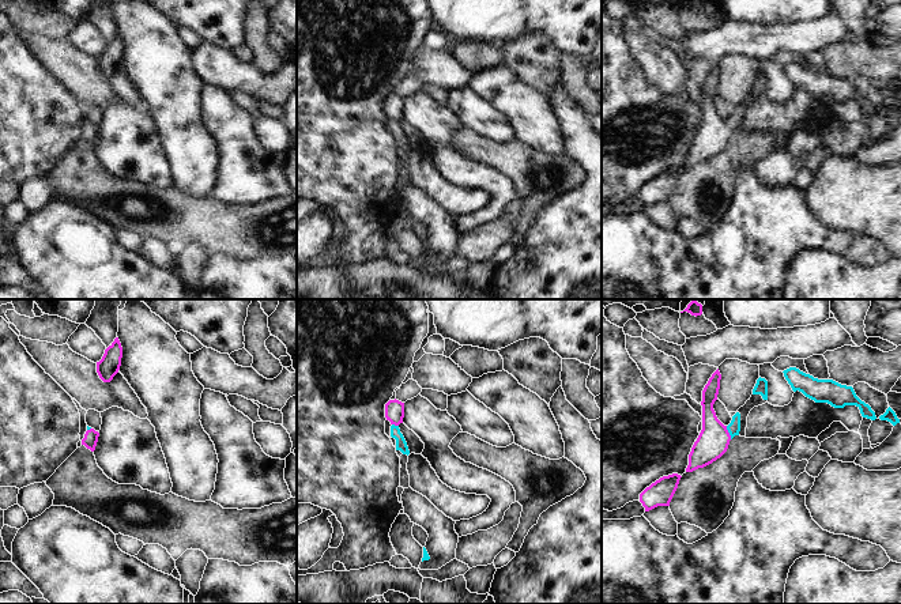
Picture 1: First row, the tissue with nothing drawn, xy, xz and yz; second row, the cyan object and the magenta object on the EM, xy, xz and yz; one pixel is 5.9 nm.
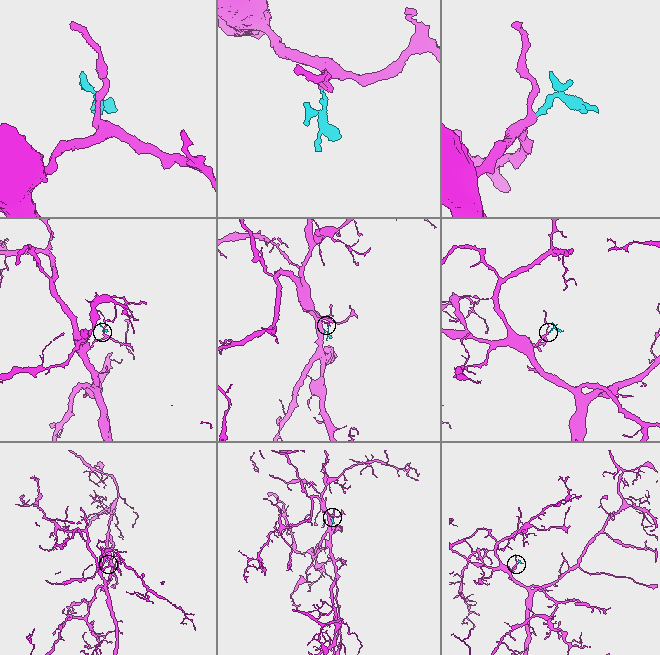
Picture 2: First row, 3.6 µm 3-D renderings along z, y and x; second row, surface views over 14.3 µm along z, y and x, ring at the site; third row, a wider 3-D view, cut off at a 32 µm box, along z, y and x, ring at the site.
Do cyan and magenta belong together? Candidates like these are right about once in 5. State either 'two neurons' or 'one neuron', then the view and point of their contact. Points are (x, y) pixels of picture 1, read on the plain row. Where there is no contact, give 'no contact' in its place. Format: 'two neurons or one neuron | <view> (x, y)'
one neuron | yz (728, 127)

